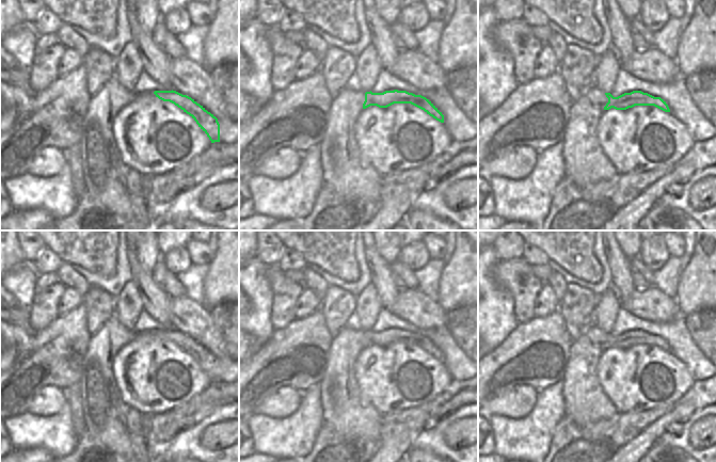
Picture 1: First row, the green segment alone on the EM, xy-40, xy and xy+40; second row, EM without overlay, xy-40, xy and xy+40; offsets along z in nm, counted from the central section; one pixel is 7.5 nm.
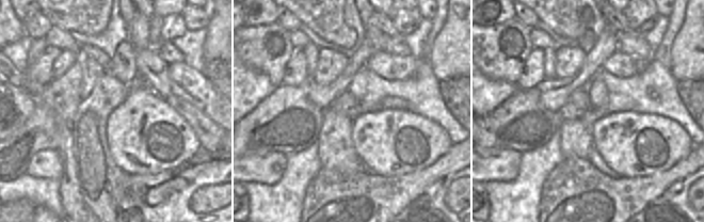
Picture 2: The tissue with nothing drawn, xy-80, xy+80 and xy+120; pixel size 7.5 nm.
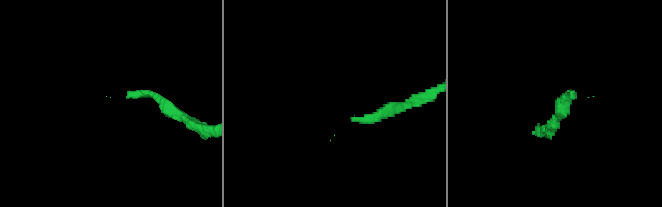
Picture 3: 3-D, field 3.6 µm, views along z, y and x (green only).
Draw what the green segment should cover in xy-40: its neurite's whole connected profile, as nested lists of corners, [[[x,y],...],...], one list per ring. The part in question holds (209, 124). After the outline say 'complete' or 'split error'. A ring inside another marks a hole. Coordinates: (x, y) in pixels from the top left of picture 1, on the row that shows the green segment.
[[[173,90],[155,91],[154,94],[159,99],[174,103],[189,114],[207,134],[211,143],[220,142],[220,124],[218,118],[194,99]]]; complete

